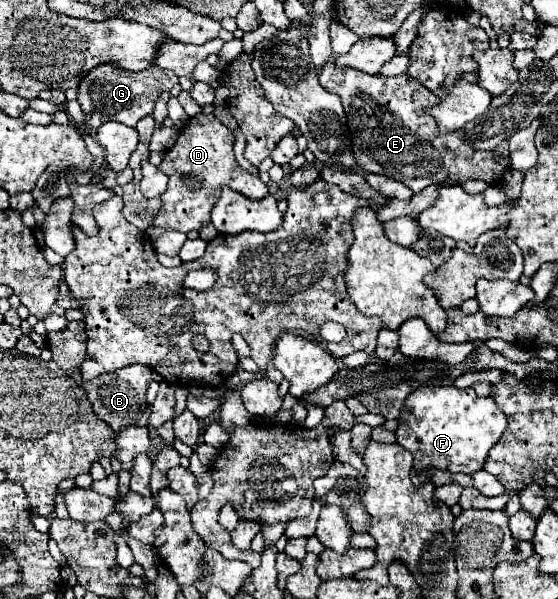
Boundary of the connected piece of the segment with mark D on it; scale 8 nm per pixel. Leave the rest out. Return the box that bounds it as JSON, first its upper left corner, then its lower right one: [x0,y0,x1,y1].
[153,114,267,232]

